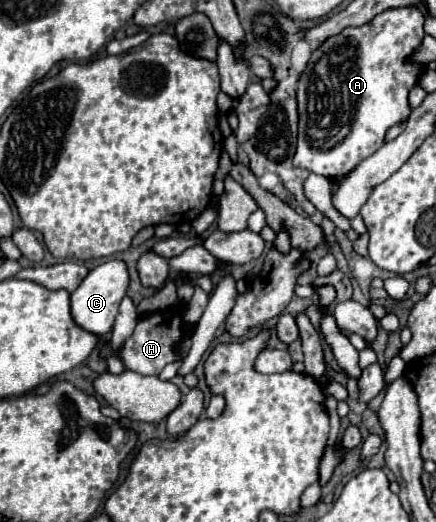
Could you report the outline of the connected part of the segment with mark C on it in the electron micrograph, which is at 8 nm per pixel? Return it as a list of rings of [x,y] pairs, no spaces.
[[[112,259],[112,261],[106,261],[98,267],[94,267],[86,275],[86,279],[78,285],[78,289],[70,295],[70,309],[72,309],[74,321],[90,333],[96,333],[96,335],[108,333],[118,315],[120,301],[128,293],[128,285],[130,285],[130,275],[128,275],[128,267],[124,261]]]

